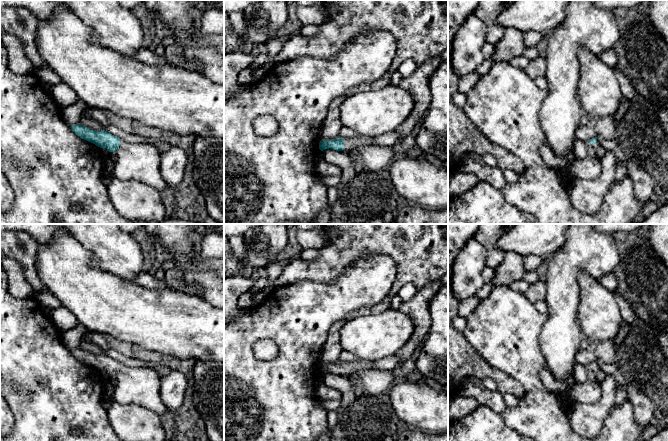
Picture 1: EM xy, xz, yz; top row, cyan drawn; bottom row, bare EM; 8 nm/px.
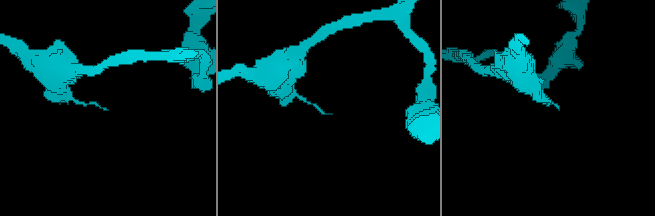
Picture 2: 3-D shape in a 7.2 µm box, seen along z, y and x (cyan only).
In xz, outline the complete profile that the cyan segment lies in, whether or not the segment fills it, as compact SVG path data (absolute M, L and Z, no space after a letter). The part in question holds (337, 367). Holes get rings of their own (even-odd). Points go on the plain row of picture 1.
M356 358L351 362L337 361L334 363L322 363L319 367L319 373L321 375L325 373L334 373L336 375L347 376L355 374L358 379L363 371L376 369L373 365L373 361Z

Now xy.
M80 347L70 352L80 362L117 379L112 392L114 401L140 405L160 417L168 411L160 397L160 376L154 369L126 366L108 355L96 355Z

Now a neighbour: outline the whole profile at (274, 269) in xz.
M280 257L276 261L270 263L266 267L268 272L268 281L275 282L279 277L280 273L282 272L282 270L294 259L296 258Z

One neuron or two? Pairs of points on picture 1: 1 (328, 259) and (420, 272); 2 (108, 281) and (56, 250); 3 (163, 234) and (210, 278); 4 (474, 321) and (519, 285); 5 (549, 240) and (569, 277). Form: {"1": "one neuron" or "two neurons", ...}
{"1": "one neuron", "2": "one neuron", "3": "one neuron", "4": "two neurons", "5": "two neurons"}

